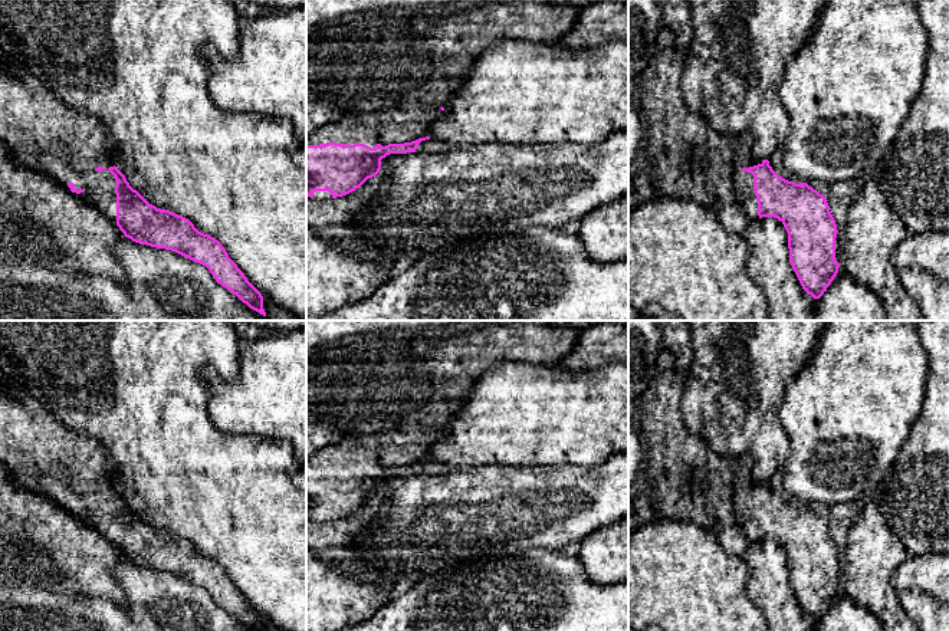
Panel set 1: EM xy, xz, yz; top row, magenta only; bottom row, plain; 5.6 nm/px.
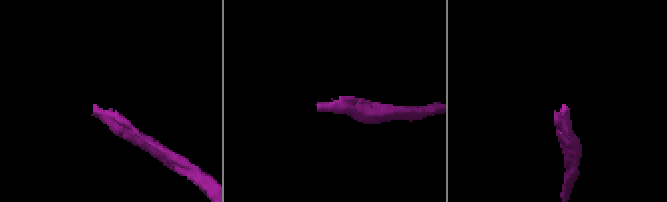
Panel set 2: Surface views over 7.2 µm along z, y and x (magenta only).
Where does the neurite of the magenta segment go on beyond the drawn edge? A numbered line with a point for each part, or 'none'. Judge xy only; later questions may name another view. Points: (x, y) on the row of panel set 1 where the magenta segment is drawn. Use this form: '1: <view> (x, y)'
1: xy (42, 132)

